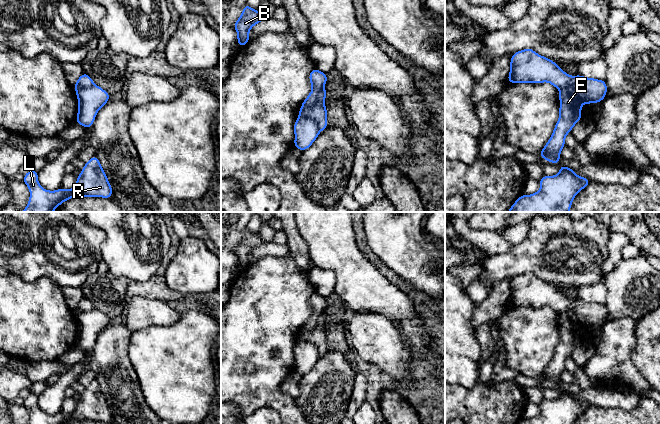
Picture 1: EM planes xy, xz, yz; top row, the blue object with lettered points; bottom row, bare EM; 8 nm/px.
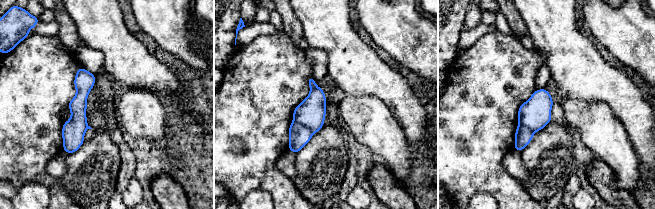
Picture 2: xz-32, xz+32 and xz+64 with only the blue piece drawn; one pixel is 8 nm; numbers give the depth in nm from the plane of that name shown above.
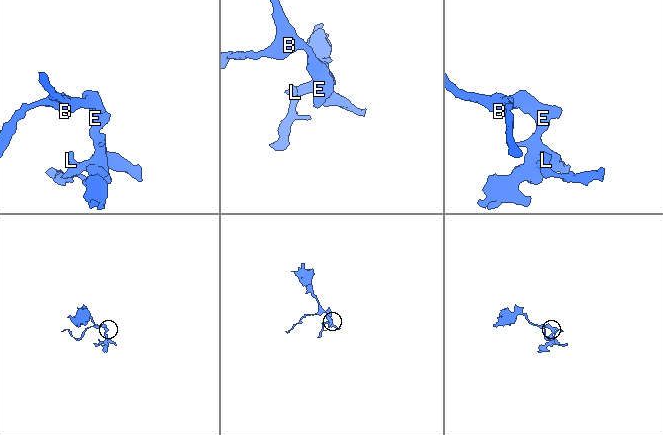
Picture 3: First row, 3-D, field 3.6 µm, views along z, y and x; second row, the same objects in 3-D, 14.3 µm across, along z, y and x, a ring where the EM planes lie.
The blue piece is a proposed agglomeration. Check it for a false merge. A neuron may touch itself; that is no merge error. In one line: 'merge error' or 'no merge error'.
merge error

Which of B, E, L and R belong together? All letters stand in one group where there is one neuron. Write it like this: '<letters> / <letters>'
B / E L R

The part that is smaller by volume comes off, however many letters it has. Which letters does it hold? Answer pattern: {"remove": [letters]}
{"remove": ["E", "L", "R"]}

